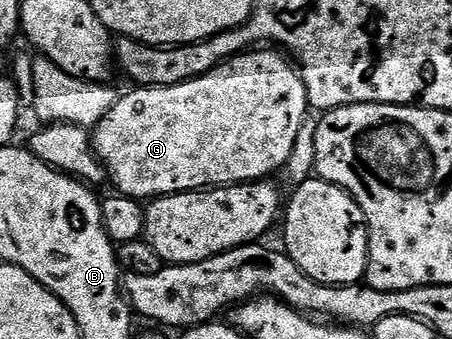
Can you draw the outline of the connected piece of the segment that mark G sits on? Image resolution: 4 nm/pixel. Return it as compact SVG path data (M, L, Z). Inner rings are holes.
M260 47L240 53L206 75L177 85L132 87L128 94L118 97L116 105L91 130L90 136L92 150L103 165L107 180L116 184L117 194L155 199L171 193L194 193L209 187L271 178L271 173L283 170L290 159L298 131L309 116L301 70L283 52Z

